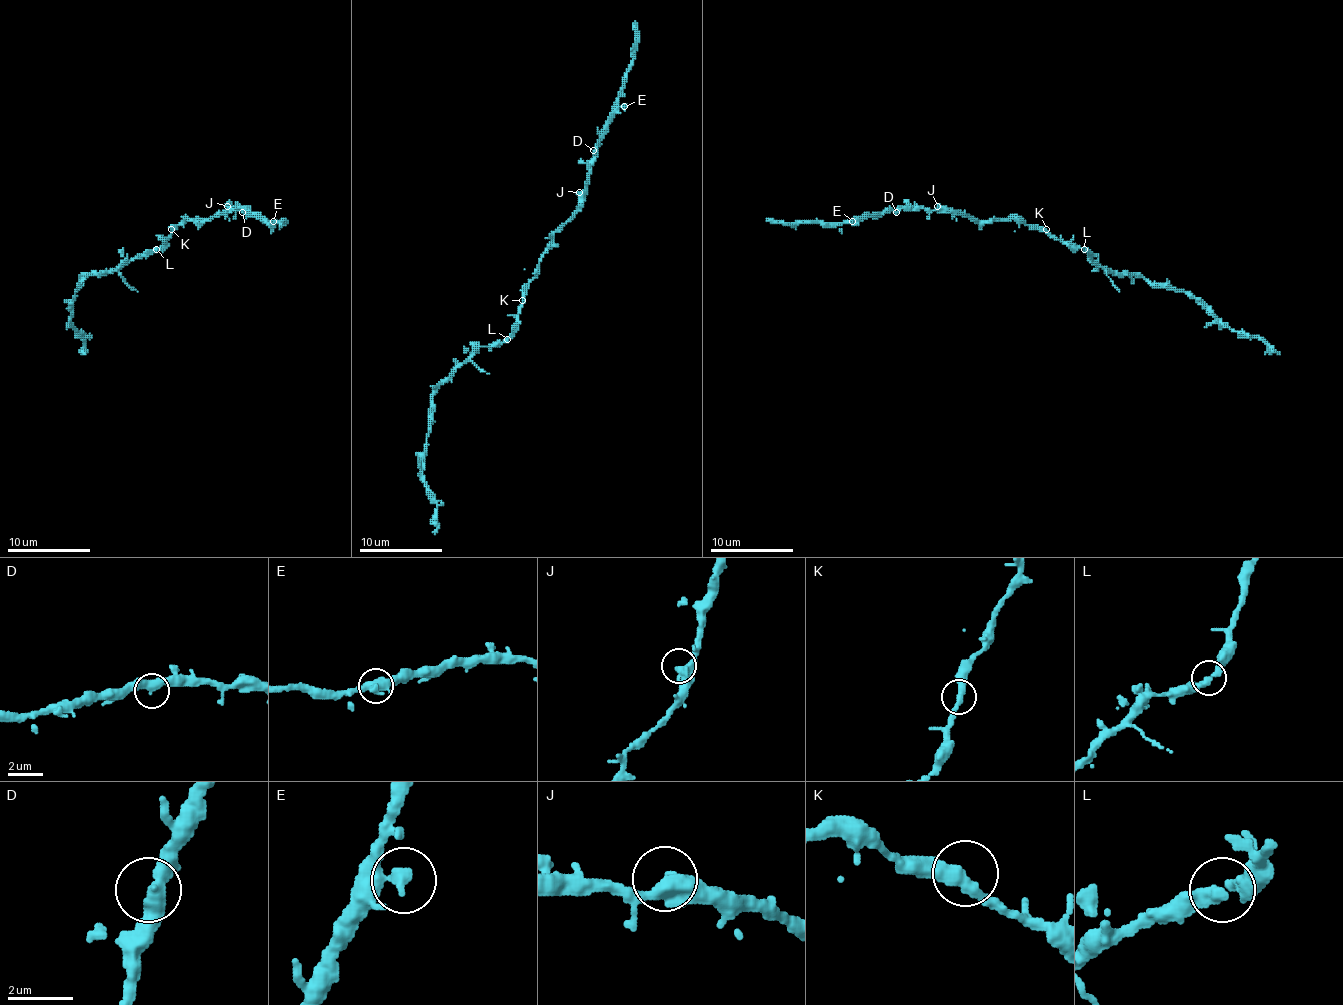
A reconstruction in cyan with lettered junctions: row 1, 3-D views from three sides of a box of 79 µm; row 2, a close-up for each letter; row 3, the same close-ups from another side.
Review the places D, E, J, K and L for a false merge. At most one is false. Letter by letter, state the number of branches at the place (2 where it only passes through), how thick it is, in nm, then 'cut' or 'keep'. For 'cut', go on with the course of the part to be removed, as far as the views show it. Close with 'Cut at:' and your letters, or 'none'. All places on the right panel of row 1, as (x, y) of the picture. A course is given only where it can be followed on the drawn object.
D: branches 2; calibre 400 nm; keep
E: branches 1; calibre 480 nm; keep
J: branches 2; calibre 360 nm; keep
K: branches 2; calibre 380 nm; keep
L: branches 2; calibre 360 nm; keep
Cut at: none

